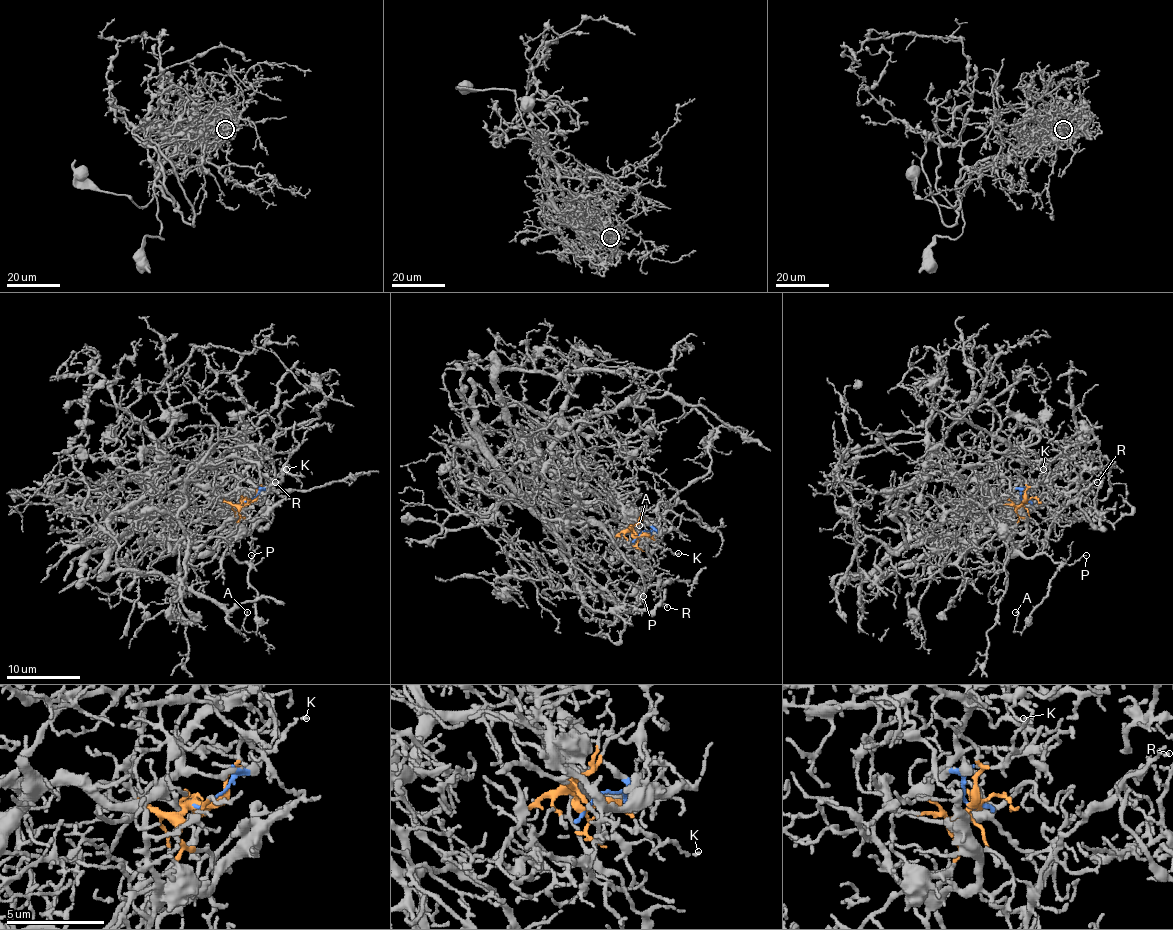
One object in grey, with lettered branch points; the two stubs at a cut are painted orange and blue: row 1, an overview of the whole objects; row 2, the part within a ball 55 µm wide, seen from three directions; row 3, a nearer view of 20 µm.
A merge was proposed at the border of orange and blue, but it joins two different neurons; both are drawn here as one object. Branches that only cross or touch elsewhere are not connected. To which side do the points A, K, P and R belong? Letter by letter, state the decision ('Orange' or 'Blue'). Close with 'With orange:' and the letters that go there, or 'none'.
A: Orange
K: Orange
P: Orange
R: Orange
With orange: A, K, P, R

